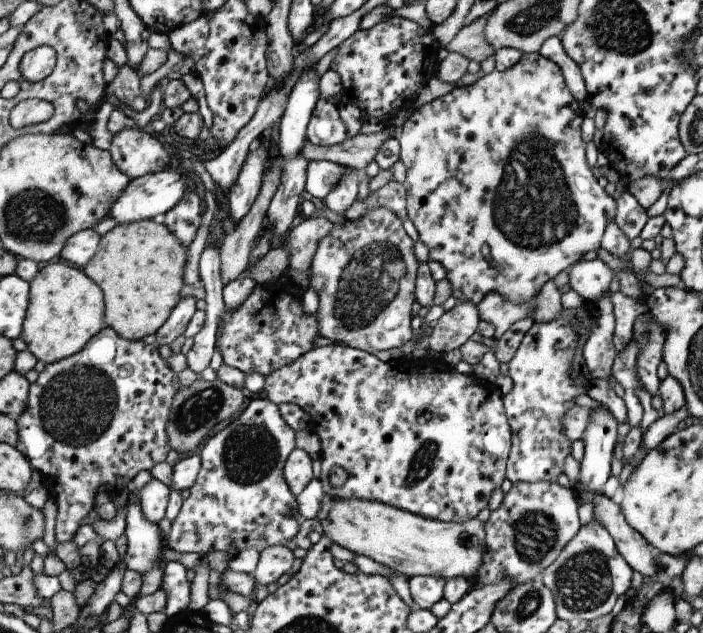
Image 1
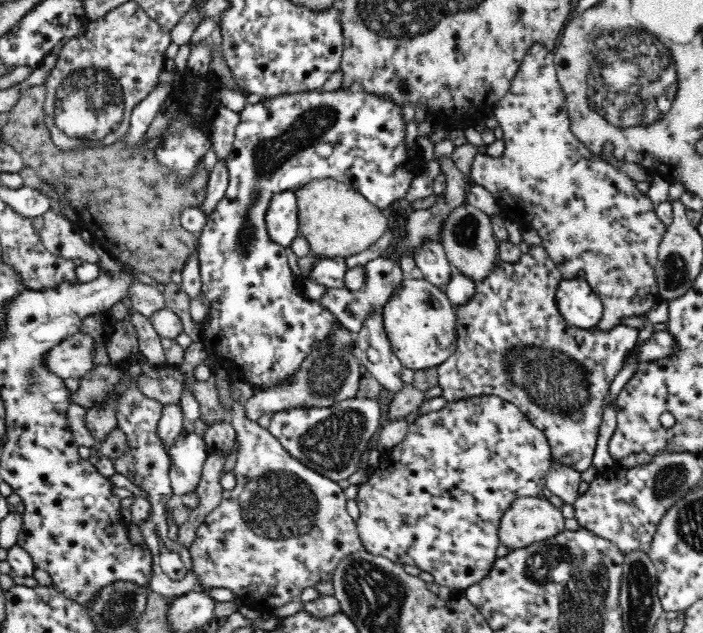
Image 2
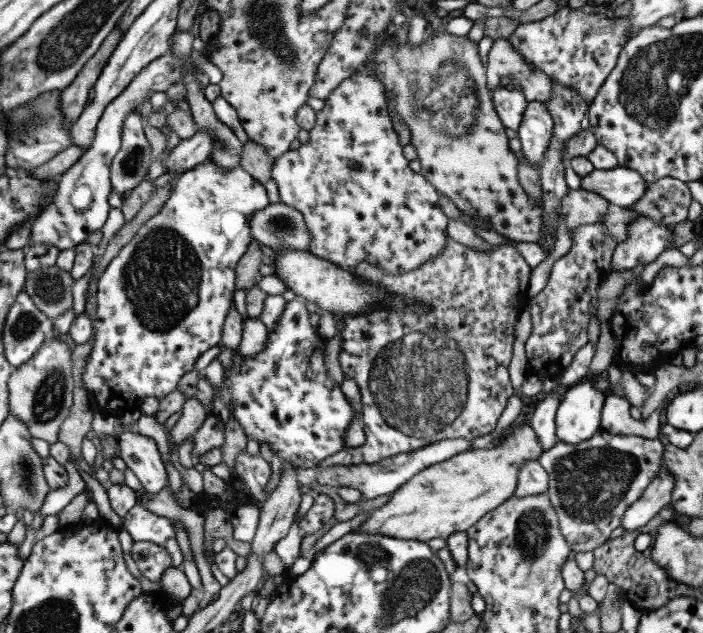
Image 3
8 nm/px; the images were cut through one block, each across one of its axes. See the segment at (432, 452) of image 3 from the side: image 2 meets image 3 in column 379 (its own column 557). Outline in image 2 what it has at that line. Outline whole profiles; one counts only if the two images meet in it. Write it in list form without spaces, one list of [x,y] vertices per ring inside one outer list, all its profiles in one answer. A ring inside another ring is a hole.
[[[552,460],[550,470],[546,474],[546,492],[560,497],[564,504],[573,505],[578,500],[578,496],[580,496],[578,491],[580,482],[581,472],[557,460]]]

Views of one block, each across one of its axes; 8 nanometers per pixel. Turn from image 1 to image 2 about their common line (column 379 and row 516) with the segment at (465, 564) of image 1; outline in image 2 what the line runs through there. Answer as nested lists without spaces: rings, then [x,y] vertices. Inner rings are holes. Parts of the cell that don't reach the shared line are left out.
[[[521,497],[514,500],[511,507],[502,515],[498,536],[501,544],[509,550],[526,548],[530,544],[556,536],[564,532],[564,516],[561,508],[553,506],[548,499],[541,500],[538,497]]]

